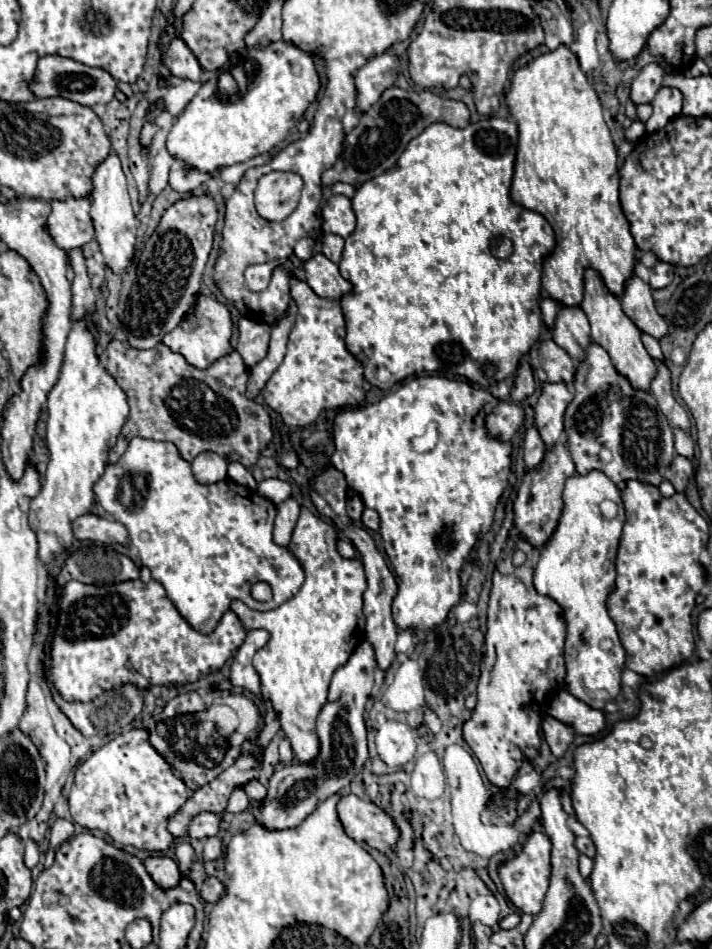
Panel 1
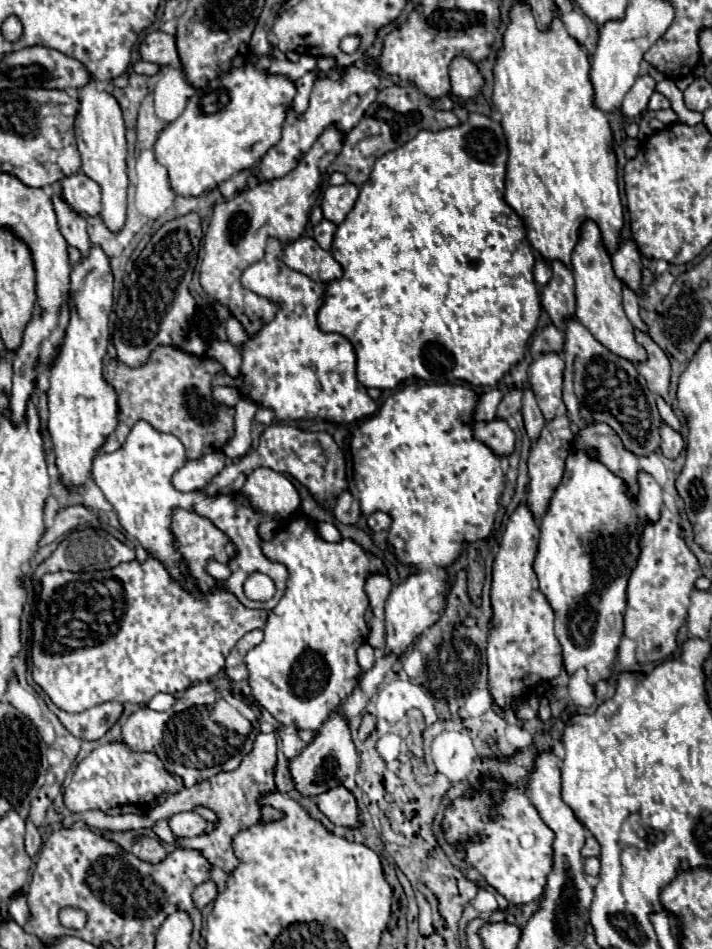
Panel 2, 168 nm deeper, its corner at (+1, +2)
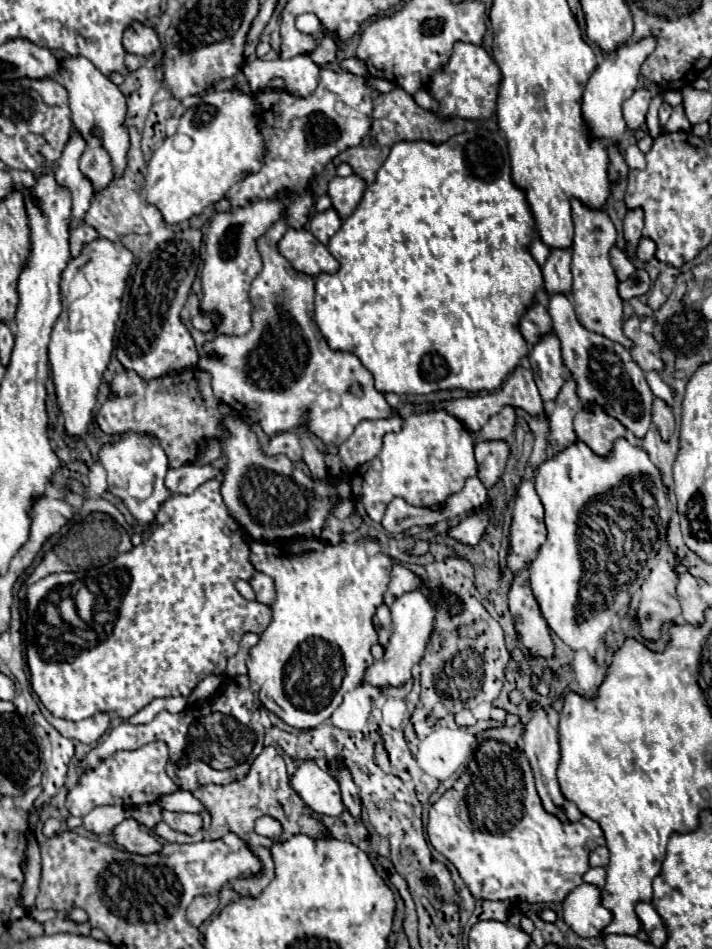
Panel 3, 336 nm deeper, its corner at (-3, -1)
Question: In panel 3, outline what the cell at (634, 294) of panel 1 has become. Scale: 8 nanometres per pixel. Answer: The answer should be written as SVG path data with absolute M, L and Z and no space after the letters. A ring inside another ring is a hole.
M634 208L634 210L628 210L626 212L626 218L624 218L624 236L626 236L626 252L628 256L632 258L634 252L636 252L636 244L642 236L642 226L644 226L644 212L642 208Z

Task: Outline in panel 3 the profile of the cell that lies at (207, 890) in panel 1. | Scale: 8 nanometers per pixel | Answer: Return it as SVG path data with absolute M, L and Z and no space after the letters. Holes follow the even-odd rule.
M196 896L196 900L186 910L186 920L192 926L200 926L214 914L216 908L218 908L218 896Z

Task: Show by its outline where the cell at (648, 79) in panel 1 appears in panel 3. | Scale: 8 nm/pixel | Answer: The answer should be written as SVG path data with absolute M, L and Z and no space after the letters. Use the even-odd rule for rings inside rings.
M642 88L642 90L636 90L636 92L622 104L624 122L626 122L628 130L638 130L638 128L644 124L650 98L652 98L652 94L650 94L646 88Z

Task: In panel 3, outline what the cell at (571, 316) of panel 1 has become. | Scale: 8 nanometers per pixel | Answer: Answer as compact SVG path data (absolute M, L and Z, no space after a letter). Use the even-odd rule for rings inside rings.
M552 248L546 264L542 266L544 274L544 286L552 292L564 292L570 294L572 290L572 274L570 274L570 258L572 248Z

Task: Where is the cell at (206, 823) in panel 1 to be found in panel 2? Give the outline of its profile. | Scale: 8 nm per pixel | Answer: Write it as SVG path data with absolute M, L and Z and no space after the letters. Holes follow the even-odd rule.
M196 811L178 813L168 823L170 823L170 829L176 837L198 837L206 831L206 825L208 825L206 819L202 815L198 815Z

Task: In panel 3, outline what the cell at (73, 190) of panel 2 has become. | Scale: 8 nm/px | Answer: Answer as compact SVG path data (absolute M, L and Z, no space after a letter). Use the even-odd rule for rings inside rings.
M94 130L92 136L86 140L86 150L80 158L80 170L92 180L96 190L106 188L106 184L114 178L114 168L112 168L108 152L100 144L98 130Z

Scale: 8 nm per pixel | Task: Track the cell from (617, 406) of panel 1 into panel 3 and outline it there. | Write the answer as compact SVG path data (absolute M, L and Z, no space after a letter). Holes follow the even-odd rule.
M550 294L548 312L552 316L554 334L560 338L560 344L562 344L564 366L572 372L572 376L576 376L576 382L580 384L578 392L580 392L582 404L596 402L604 406L604 410L610 416L616 416L630 432L636 434L636 438L642 438L648 432L648 426L652 422L654 394L648 388L644 372L632 360L630 352L624 346L596 332L588 332L578 322L572 302L566 294Z

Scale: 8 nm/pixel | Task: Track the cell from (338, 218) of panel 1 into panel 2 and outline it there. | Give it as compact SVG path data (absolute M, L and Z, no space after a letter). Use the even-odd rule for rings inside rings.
M344 183L340 187L330 185L324 191L324 201L320 205L324 219L332 221L334 225L340 225L344 221L344 217L348 215L348 211L352 209L356 197L358 197L358 187L352 183Z

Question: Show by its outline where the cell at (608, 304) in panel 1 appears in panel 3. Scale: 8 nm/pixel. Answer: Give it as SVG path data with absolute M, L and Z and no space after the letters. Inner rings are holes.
M572 198L572 220L574 220L574 240L572 240L572 300L576 316L584 328L602 334L604 338L624 344L630 348L632 342L622 334L622 298L618 296L618 278L610 266L608 252L616 244L616 228L608 218L606 210L596 210L580 200Z

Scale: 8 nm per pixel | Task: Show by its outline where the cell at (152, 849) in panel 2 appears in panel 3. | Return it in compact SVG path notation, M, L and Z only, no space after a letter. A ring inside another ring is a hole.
M126 818L124 822L120 822L114 830L112 830L112 838L114 842L118 842L120 846L124 846L128 852L134 854L152 854L158 852L162 846L160 842L146 830L140 830L142 826L134 820L134 818Z

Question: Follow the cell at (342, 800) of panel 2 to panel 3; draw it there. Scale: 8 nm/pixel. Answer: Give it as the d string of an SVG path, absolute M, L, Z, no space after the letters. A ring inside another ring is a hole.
M308 758L296 764L290 786L316 814L340 816L344 812L344 804L340 802L340 786L334 774L322 770L316 762Z

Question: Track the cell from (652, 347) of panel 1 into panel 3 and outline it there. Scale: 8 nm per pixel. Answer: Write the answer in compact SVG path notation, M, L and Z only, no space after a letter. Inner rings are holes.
M616 246L610 250L610 262L612 262L612 268L616 270L618 280L626 280L626 278L630 278L630 274L636 270L634 264L632 264L632 260L628 258L628 254L626 254L624 250L616 248Z

